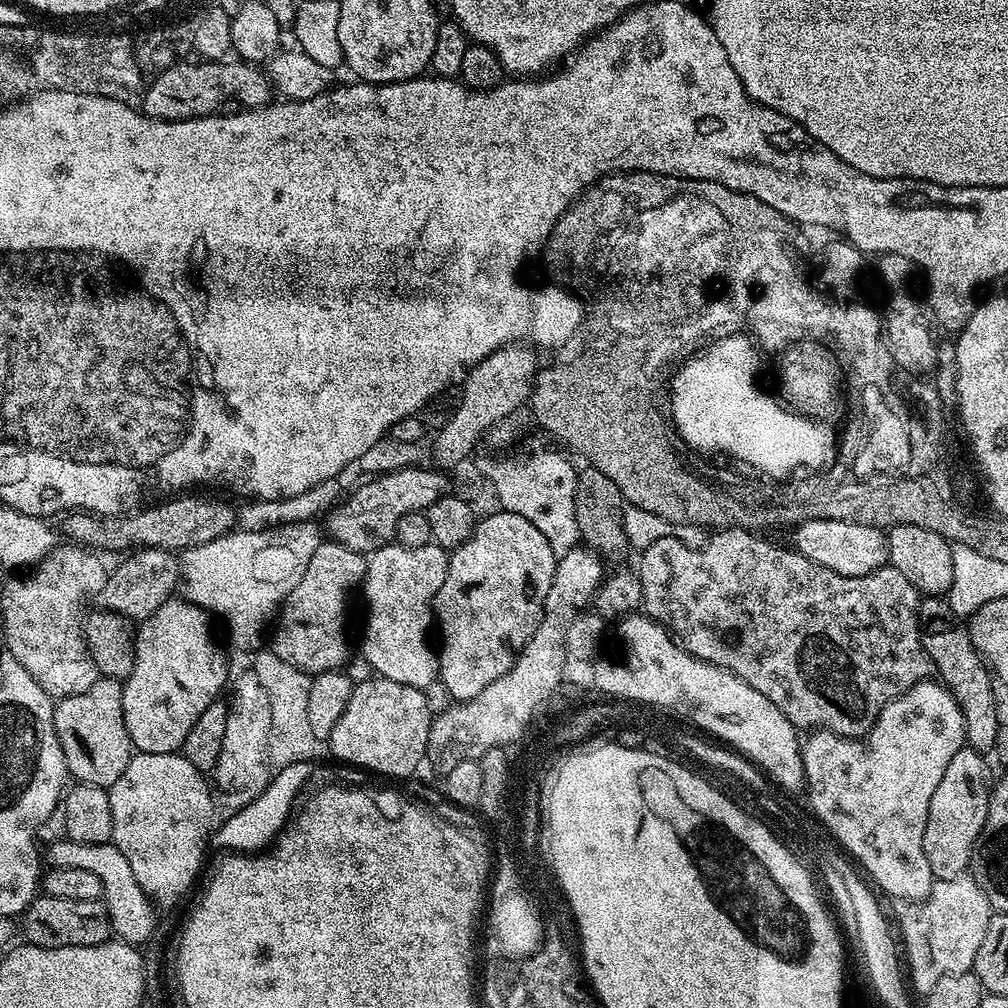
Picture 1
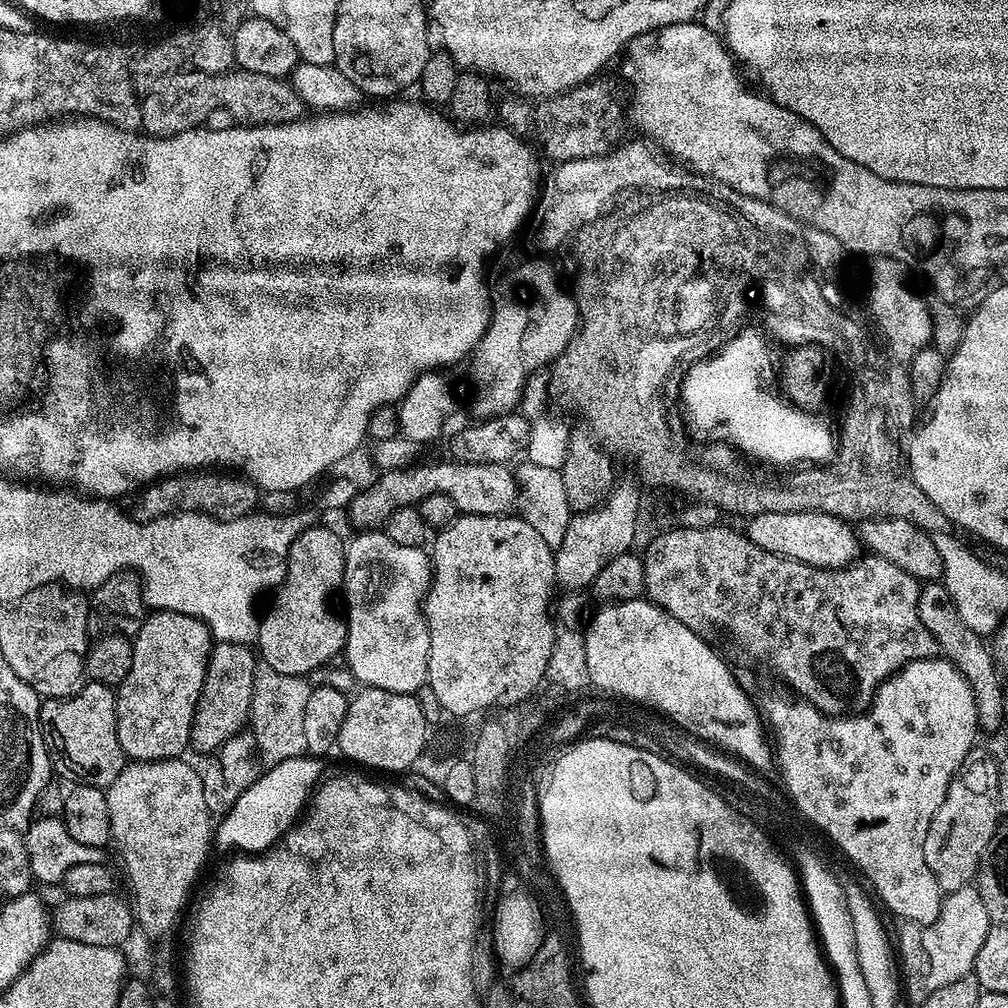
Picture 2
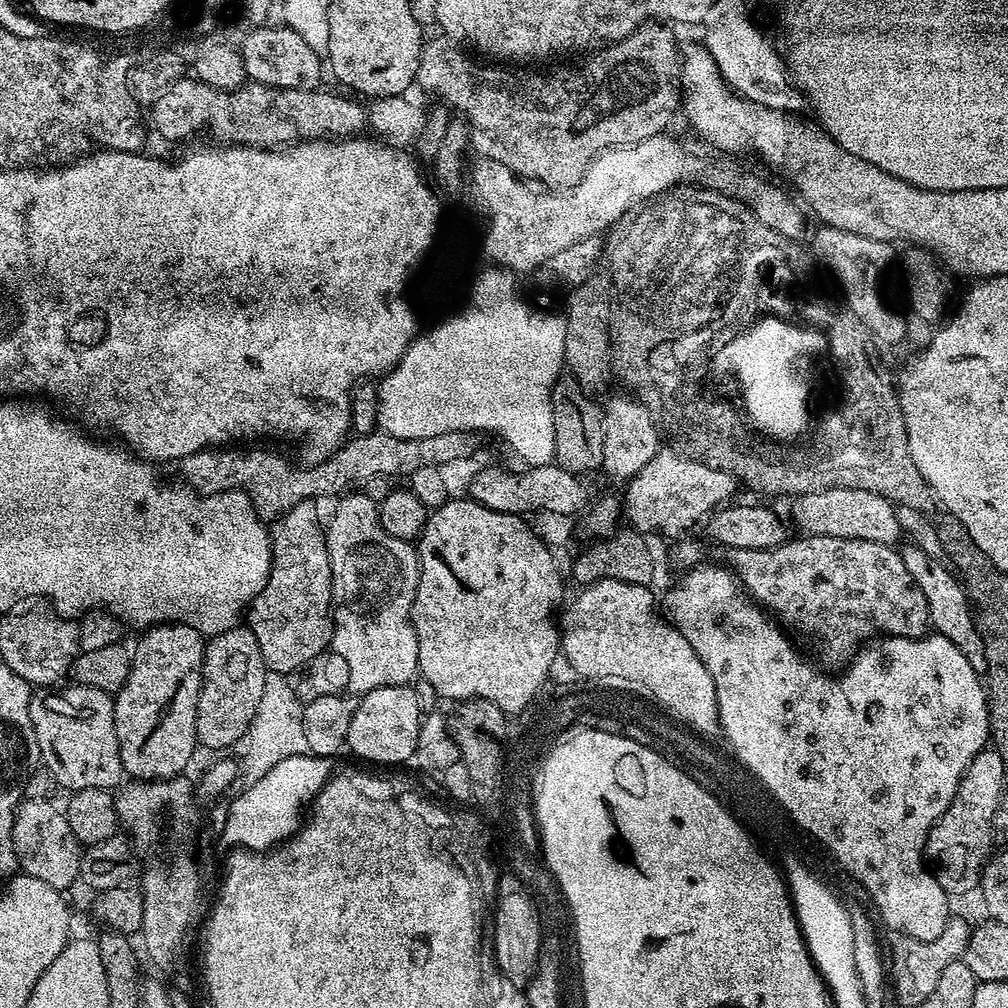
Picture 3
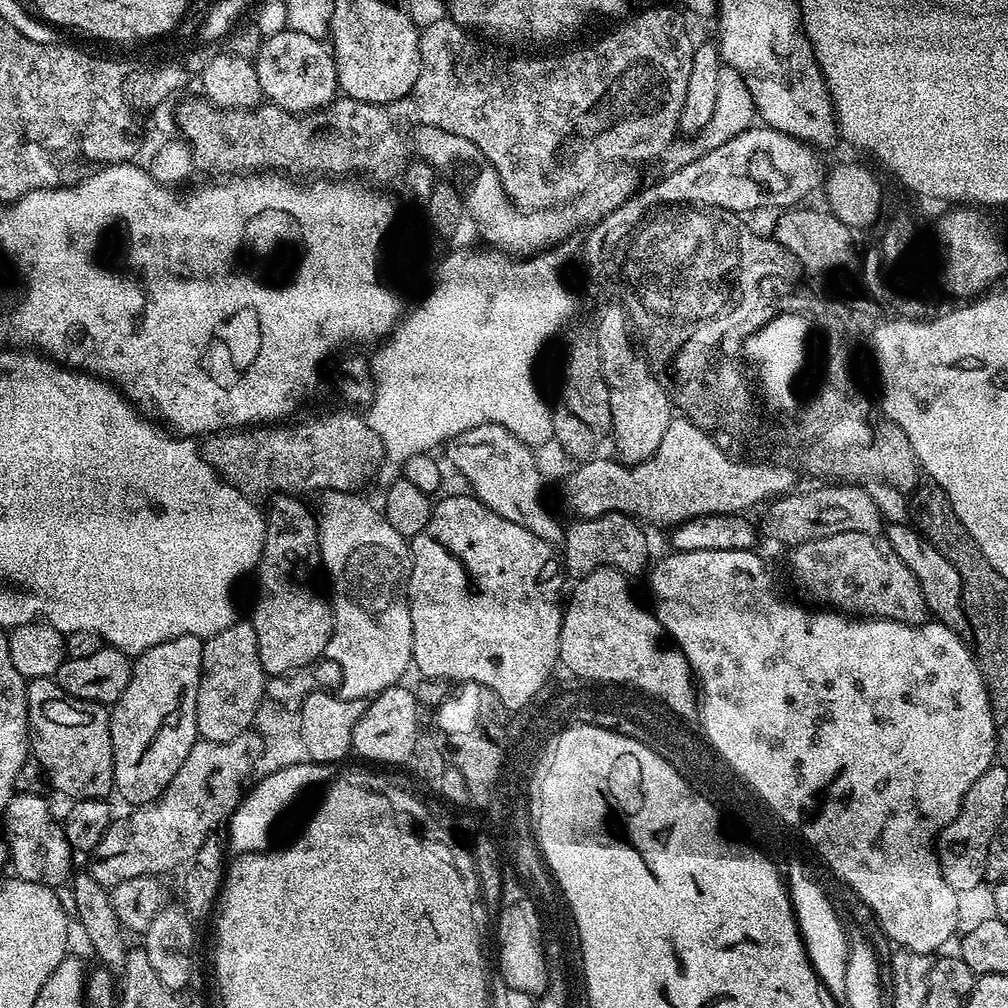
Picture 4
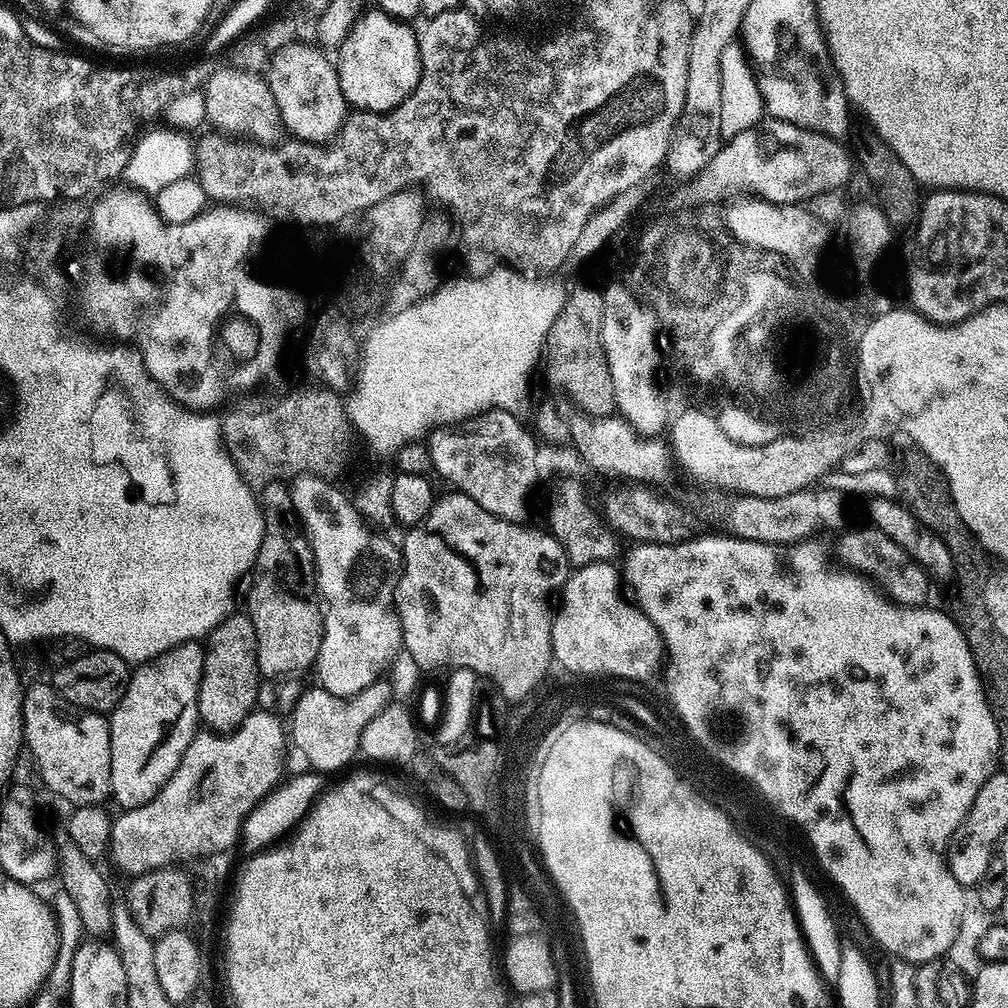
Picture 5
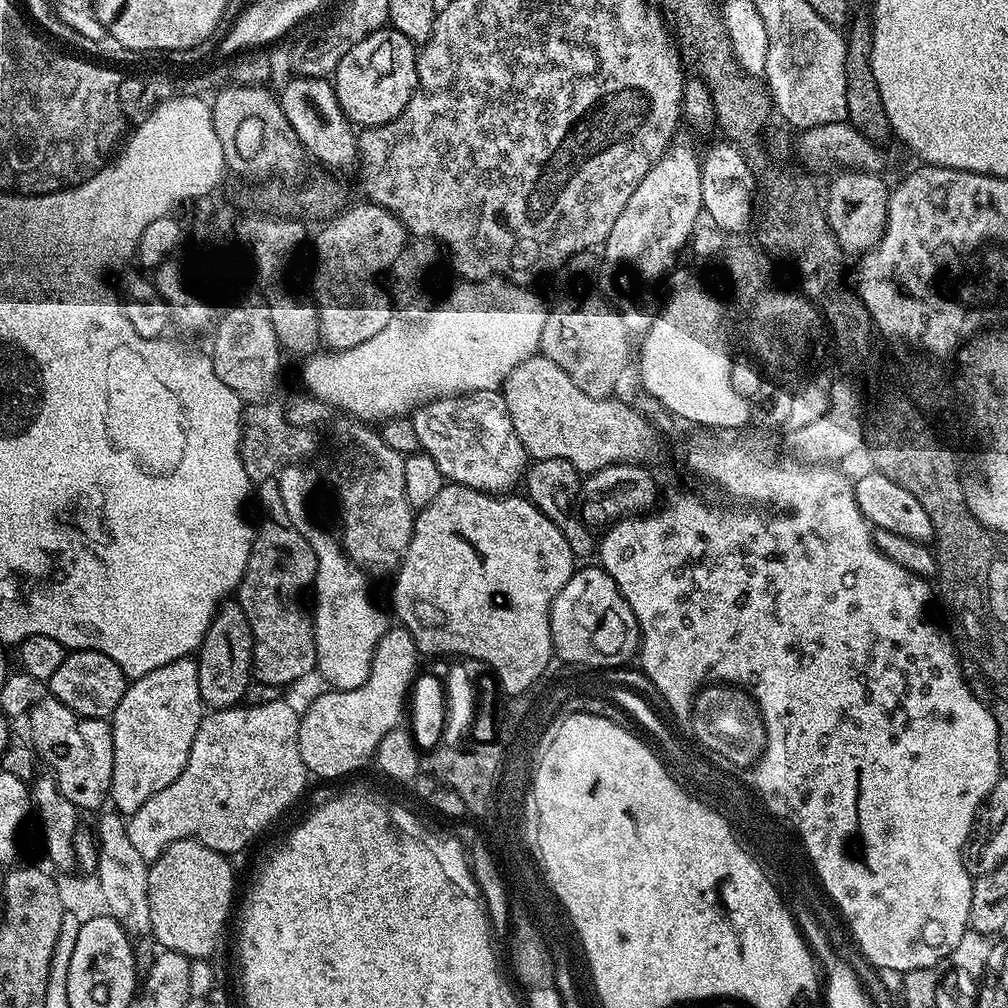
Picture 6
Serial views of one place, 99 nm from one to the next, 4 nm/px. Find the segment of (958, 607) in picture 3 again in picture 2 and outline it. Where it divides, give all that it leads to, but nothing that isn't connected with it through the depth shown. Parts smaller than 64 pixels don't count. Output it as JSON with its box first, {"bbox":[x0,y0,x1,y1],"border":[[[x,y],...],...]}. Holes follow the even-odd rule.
{"bbox":[918,582,1004,732],"border":[[[940,582],[921,583],[918,594],[918,618],[922,618],[922,626],[926,626],[930,634],[934,634],[936,647],[942,653],[943,659],[950,661],[970,686],[974,694],[979,727],[983,731],[984,728],[988,732],[998,731],[1000,723],[1004,720],[1004,692],[1000,689],[1001,673],[998,671],[998,661],[993,649],[984,645],[985,637],[974,633],[962,622],[951,602],[950,594]]]}

